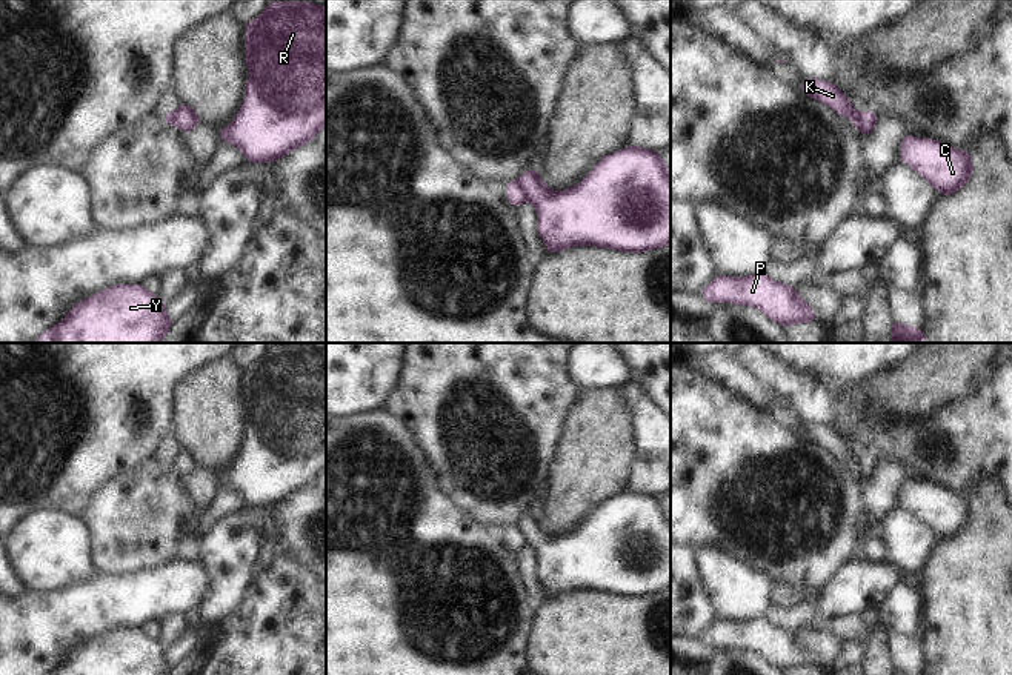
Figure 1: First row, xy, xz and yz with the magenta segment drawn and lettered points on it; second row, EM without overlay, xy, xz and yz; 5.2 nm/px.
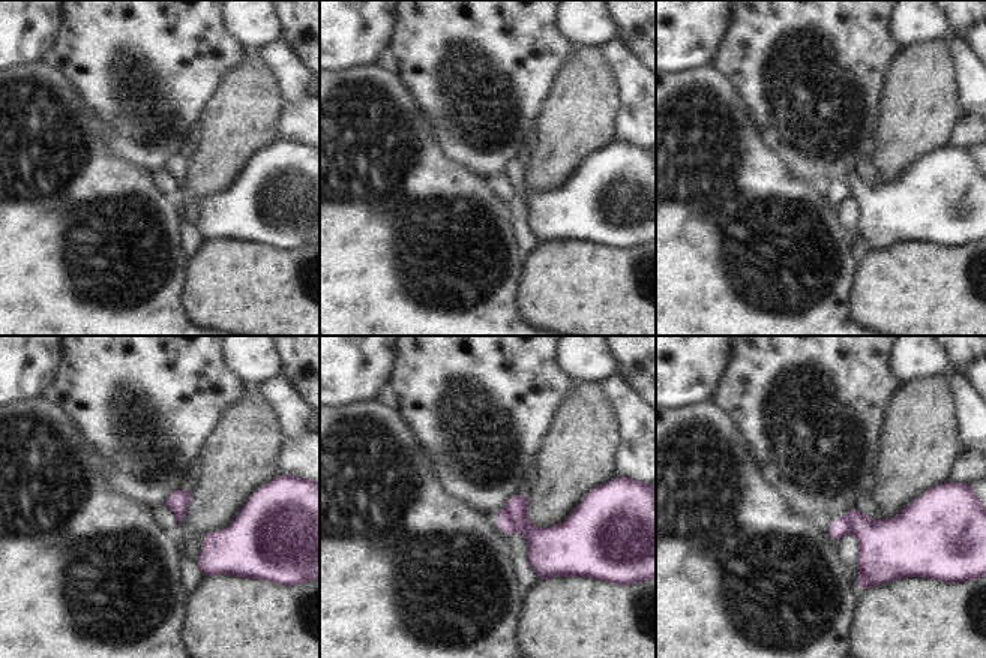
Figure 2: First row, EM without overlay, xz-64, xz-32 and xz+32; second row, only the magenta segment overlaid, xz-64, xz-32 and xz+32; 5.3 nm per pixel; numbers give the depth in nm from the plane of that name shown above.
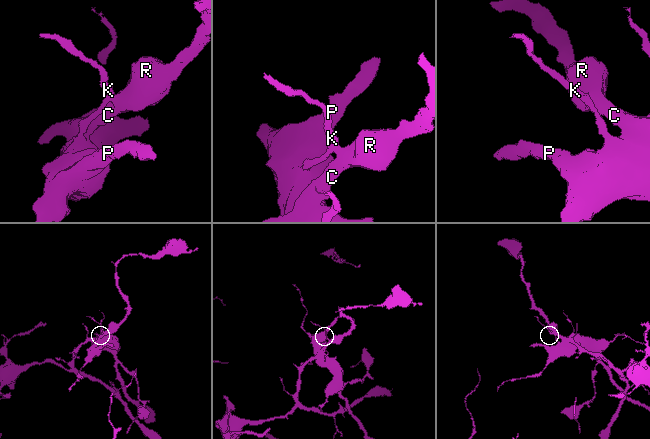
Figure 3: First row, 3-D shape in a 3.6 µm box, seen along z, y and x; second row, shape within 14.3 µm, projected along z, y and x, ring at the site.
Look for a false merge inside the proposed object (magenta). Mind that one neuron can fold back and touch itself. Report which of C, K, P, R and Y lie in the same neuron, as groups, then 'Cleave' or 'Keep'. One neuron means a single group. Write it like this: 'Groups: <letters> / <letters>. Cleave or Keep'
Groups: C K R / P Y. Cleave

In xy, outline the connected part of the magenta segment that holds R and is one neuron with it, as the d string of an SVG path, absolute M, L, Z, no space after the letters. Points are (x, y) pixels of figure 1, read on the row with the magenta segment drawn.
M268 2L266 9L257 18L245 25L245 58L248 63L245 103L231 125L218 131L220 141L231 141L251 163L278 161L289 151L311 143L326 126L326 8L308 2Z

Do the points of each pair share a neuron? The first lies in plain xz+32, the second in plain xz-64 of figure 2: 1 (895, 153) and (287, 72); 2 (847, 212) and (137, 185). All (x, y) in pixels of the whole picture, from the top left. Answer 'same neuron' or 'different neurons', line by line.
1: different neurons
2: different neurons

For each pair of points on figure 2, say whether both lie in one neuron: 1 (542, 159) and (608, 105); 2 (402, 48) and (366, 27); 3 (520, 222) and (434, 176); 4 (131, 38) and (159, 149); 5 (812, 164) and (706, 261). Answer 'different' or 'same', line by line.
1: same
2: different
3: different
4: same
5: different

